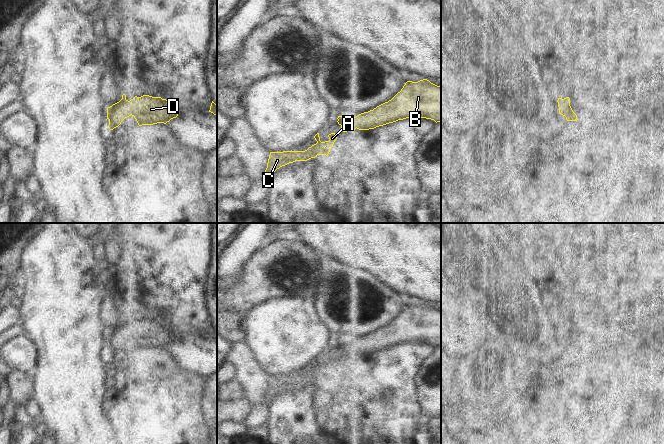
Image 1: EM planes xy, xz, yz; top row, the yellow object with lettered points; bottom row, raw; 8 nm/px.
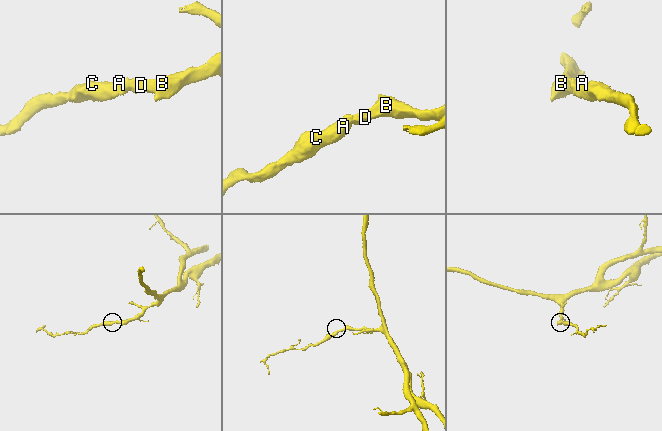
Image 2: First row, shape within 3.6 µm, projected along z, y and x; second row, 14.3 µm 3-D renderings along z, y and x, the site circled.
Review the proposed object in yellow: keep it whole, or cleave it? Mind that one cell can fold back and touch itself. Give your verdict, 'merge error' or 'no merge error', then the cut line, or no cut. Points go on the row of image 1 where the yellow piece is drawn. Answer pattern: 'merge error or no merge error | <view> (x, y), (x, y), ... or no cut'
no merge error | no cut

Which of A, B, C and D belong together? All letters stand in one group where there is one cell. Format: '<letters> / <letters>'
A B C D

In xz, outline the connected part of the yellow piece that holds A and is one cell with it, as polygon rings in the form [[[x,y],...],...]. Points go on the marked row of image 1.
[[[317,133],[314,136],[317,143],[305,151],[270,152],[267,168],[265,170],[268,181],[277,169],[289,163],[293,163],[295,161],[307,161],[311,158],[317,157],[318,155],[328,156],[337,136],[335,133],[331,133],[328,137],[330,139],[329,141],[321,142],[319,133]]]

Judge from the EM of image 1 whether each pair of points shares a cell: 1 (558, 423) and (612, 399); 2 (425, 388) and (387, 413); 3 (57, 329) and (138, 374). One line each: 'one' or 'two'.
1: one
2: two
3: two

